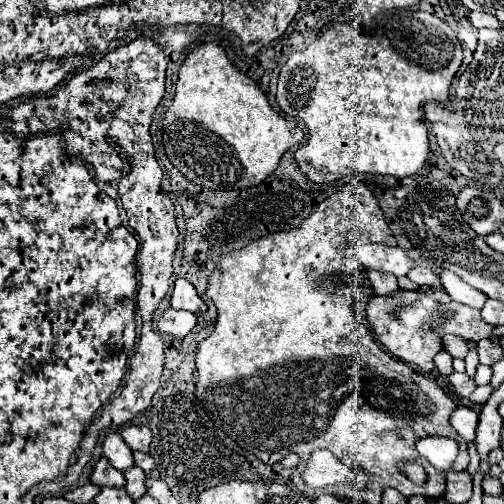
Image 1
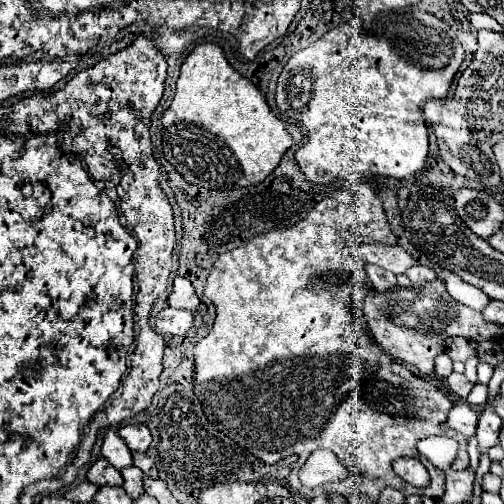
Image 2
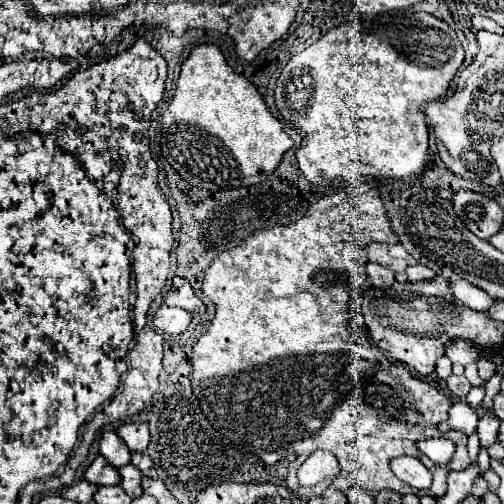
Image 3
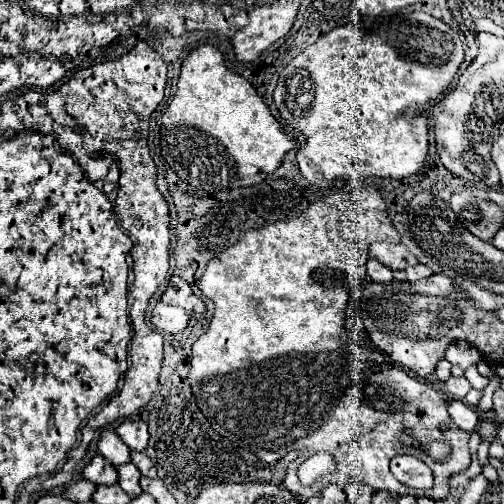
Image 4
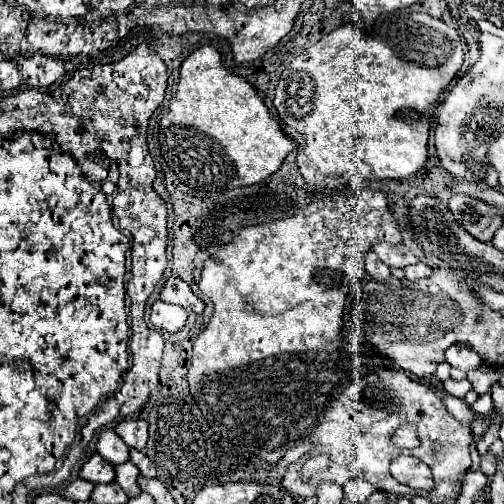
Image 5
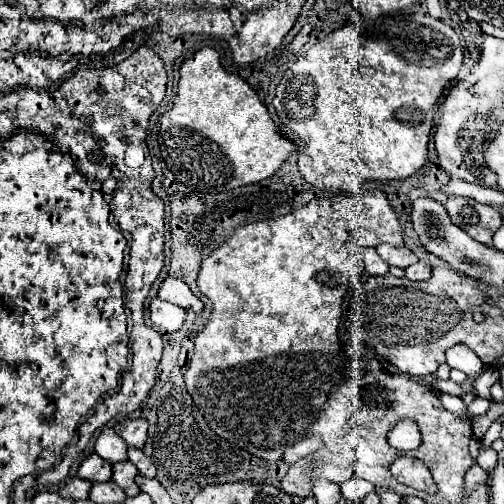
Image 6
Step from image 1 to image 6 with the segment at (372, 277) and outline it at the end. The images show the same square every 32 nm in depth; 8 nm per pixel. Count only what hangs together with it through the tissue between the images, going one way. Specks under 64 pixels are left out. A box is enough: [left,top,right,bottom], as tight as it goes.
[364,248,388,276]

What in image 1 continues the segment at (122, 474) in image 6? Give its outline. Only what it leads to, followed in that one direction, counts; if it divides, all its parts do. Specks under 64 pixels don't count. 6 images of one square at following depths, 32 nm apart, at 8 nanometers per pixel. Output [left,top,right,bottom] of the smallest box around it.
[124,466,146,500]

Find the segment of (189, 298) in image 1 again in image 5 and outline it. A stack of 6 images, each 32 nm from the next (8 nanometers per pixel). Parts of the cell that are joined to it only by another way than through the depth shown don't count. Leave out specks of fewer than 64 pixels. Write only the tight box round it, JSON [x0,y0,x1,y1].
[160,276,204,314]

